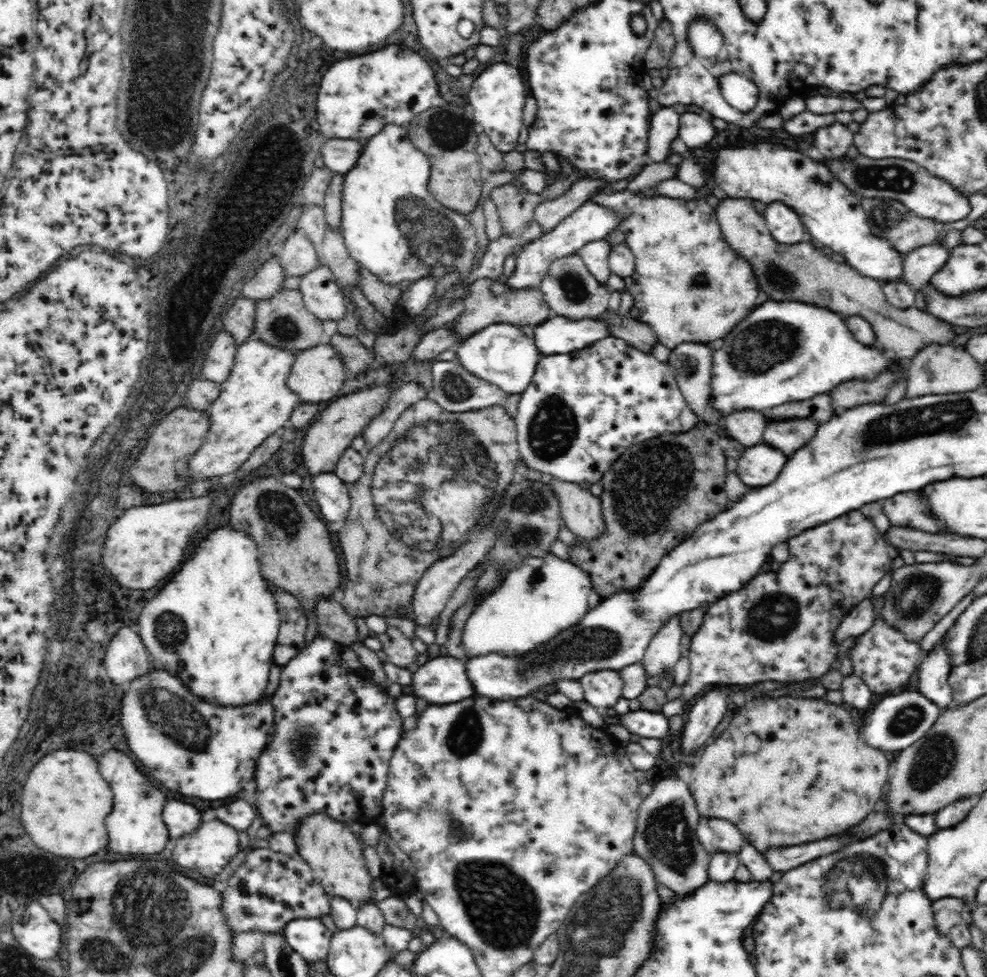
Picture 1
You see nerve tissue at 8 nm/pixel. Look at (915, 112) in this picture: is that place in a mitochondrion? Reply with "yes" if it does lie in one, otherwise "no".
no

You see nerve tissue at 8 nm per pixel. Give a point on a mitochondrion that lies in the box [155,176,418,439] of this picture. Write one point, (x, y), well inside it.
(284, 328)

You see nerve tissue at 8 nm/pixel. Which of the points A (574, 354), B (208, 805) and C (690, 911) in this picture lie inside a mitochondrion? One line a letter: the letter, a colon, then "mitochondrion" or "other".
A: other
B: other
C: other

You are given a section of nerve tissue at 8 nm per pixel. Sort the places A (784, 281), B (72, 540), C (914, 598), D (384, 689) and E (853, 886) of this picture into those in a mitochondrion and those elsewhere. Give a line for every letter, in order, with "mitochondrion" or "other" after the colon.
A: mitochondrion
B: other
C: mitochondrion
D: other
E: mitochondrion

